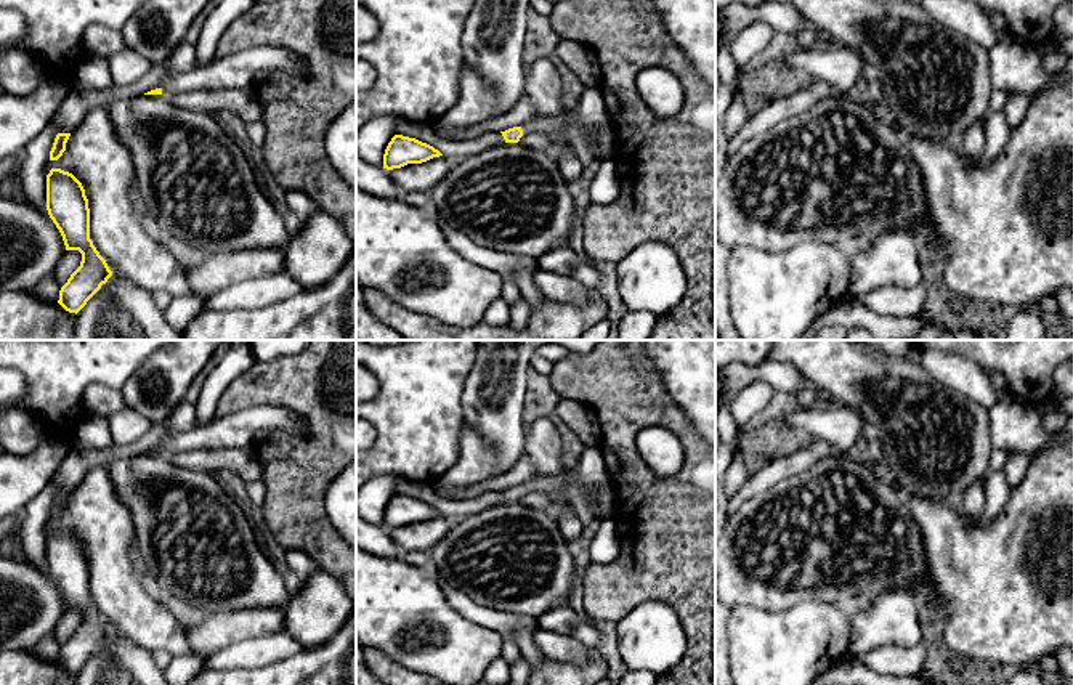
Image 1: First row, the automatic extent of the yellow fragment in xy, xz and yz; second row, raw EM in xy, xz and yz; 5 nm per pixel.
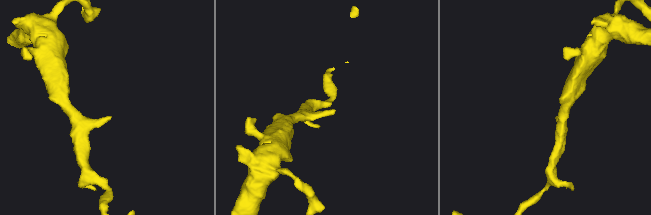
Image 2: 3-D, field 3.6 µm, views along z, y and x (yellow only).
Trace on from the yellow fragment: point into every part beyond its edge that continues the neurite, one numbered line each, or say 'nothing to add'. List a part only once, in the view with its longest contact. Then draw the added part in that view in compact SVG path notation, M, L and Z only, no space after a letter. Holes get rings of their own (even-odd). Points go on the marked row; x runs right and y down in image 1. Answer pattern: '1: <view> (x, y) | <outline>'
1: xy (236, 71) | M250 48L229 56L213 58L205 66L180 72L165 80L157 96L170 98L186 90L234 90L253 87L255 75L263 69L277 69L295 77L308 74L306 61L285 48Z

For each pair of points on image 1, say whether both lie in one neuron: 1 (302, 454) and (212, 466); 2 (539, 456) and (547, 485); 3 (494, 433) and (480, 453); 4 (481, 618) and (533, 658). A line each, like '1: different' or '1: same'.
1: different
2: different
3: different
4: same

